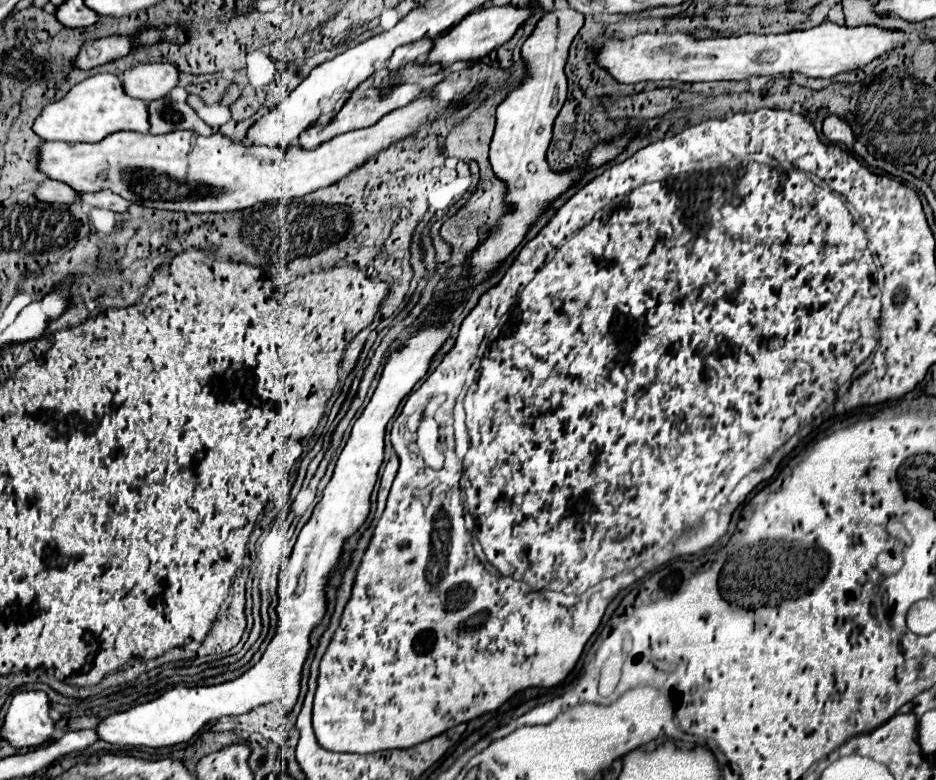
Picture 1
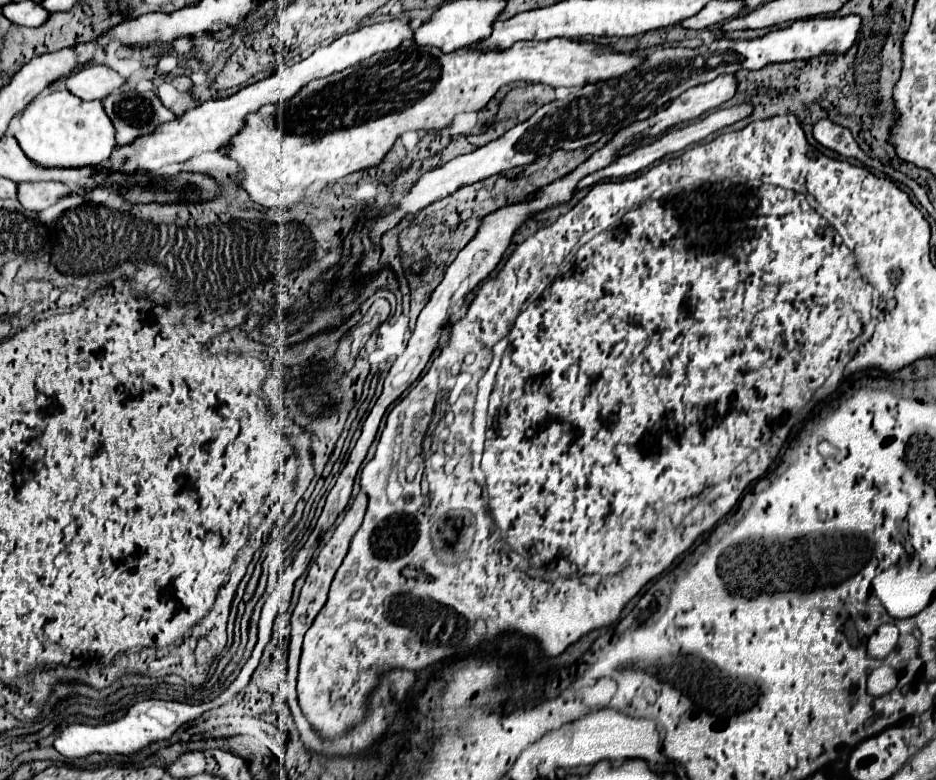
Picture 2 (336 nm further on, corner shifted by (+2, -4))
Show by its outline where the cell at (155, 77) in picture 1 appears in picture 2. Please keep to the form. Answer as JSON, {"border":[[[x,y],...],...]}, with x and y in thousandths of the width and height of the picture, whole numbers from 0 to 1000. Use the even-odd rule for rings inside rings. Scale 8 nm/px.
{"border":[[[92,83],[68,101],[68,112],[90,129],[111,127],[130,106],[132,101],[113,83]]]}

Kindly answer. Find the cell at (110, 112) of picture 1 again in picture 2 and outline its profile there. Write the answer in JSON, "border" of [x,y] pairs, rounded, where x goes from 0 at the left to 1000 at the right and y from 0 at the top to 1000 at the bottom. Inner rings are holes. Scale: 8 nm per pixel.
{"border":[[[58,117],[36,124],[28,140],[11,158],[11,171],[17,176],[21,191],[45,214],[100,214],[113,206],[124,188],[122,160],[111,145],[109,129],[88,129],[75,117]]]}

